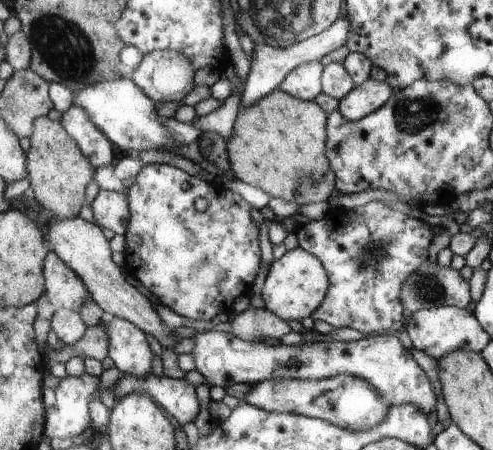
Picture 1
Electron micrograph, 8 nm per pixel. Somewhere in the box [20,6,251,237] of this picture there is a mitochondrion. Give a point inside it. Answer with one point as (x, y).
(65, 46)

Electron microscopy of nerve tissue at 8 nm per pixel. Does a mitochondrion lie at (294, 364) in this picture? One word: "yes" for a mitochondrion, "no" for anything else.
no

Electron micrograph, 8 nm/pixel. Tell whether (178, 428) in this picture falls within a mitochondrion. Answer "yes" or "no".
no

